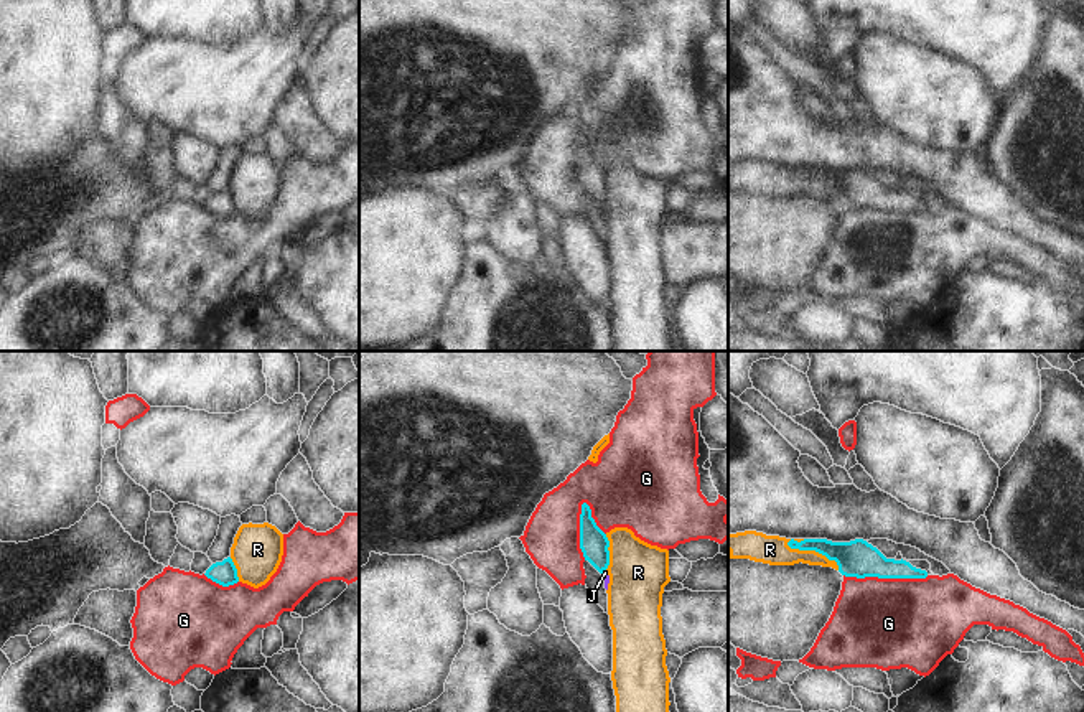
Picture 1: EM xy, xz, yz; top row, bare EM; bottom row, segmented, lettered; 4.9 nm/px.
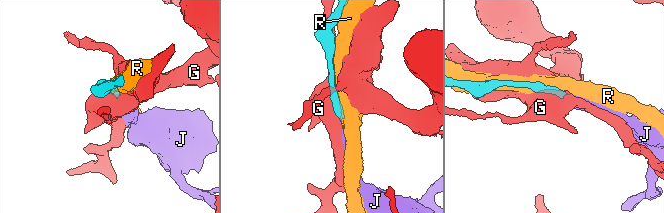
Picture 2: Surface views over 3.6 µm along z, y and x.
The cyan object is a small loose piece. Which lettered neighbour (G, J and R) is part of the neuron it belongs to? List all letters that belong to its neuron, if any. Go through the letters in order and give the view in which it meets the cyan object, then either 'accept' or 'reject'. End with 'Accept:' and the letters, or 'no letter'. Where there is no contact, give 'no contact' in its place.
G: xz | reject
J: xz | accept
R: yz | reject
Accept: J

